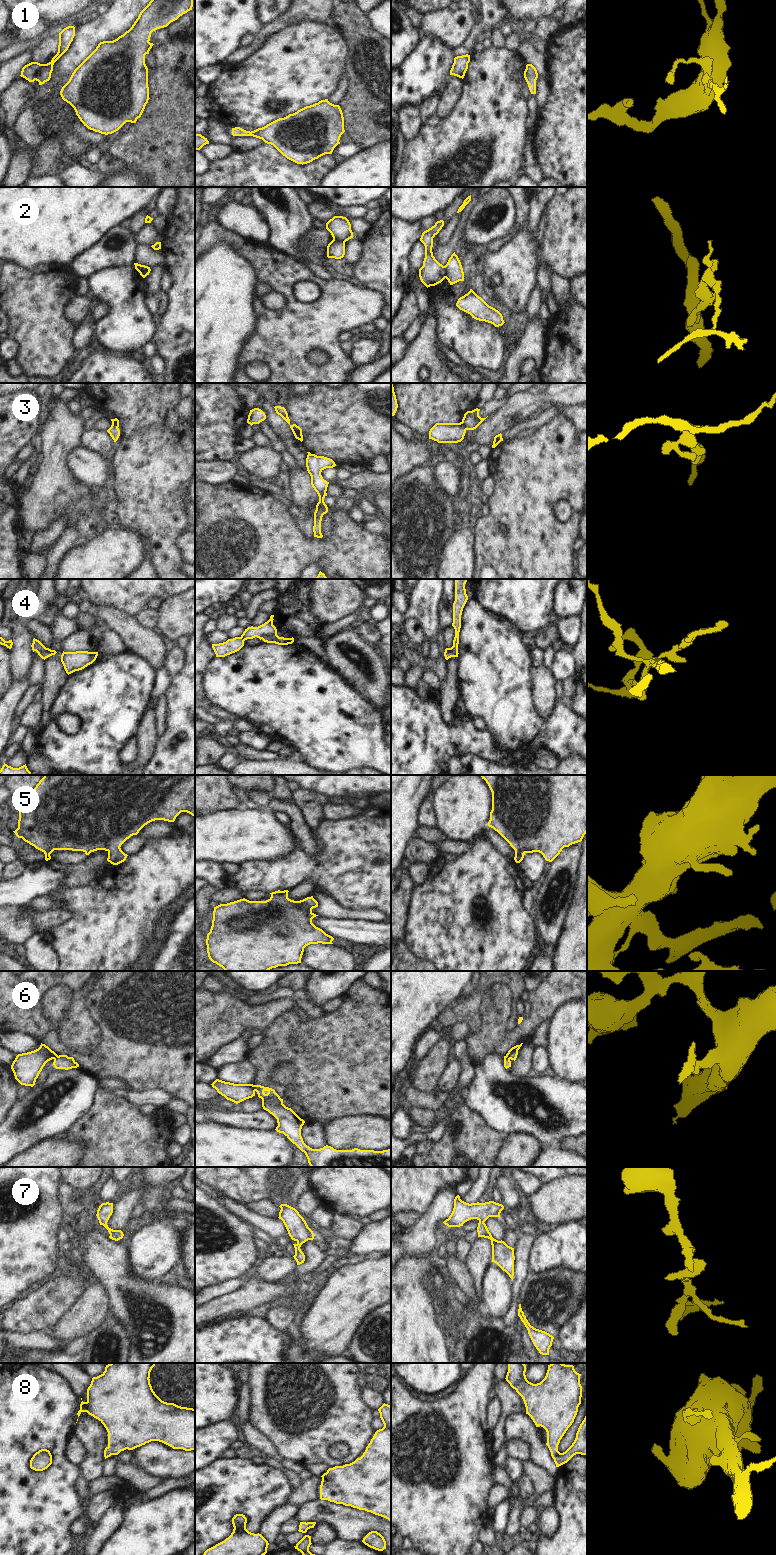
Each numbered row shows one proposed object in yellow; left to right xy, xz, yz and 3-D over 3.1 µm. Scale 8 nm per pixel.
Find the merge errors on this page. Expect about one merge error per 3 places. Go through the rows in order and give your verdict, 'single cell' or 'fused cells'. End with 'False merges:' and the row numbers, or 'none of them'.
1: single cell
2: fused cells
3: fused cells
4: single cell
5: single cell
6: fused cells
7: single cell
8: single cell
False merges: 2, 3, 6

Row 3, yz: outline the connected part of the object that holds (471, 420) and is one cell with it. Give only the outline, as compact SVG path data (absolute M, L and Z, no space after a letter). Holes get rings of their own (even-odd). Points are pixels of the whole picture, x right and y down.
M476 408L472 411L467 411L462 419L462 424L466 430L476 429L486 418L479 416L480 409Z

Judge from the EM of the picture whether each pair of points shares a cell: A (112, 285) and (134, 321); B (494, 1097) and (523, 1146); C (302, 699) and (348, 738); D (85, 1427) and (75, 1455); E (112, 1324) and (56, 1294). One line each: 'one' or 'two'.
A: one
B: two
C: one
D: two
E: two

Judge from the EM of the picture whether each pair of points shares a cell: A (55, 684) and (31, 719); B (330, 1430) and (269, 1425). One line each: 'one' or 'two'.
A: two
B: one

